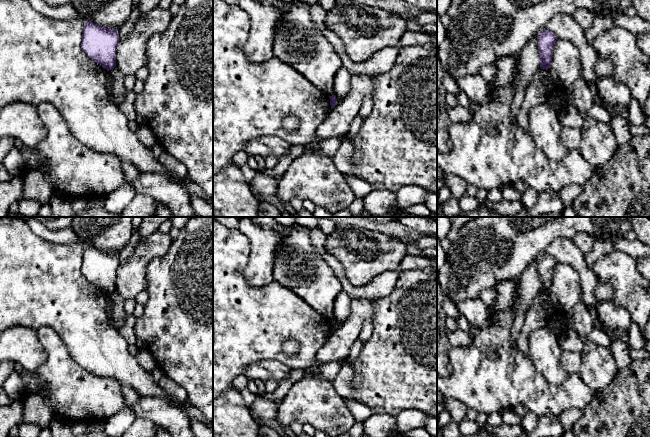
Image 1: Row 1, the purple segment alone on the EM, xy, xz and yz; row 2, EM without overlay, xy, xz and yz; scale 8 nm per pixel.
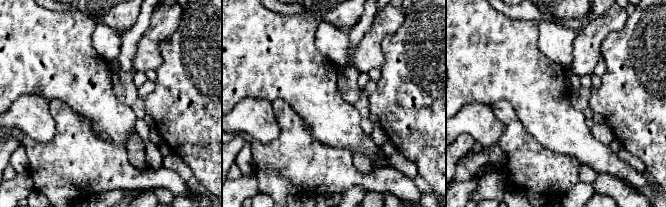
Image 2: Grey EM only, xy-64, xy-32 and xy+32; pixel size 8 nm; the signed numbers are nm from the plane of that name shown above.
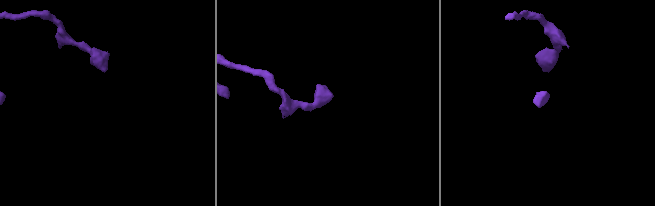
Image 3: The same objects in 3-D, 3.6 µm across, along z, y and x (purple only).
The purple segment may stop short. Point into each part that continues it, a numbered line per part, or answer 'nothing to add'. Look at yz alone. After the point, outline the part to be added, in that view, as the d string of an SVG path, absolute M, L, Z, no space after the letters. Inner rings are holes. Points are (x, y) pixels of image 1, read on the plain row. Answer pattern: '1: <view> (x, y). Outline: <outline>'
1: yz (538, 315). Outline: M540 293L533 301L532 306L528 310L524 324L517 338L518 349L529 359L529 336L535 330L547 326L550 316L554 310L549 299L548 293Z

